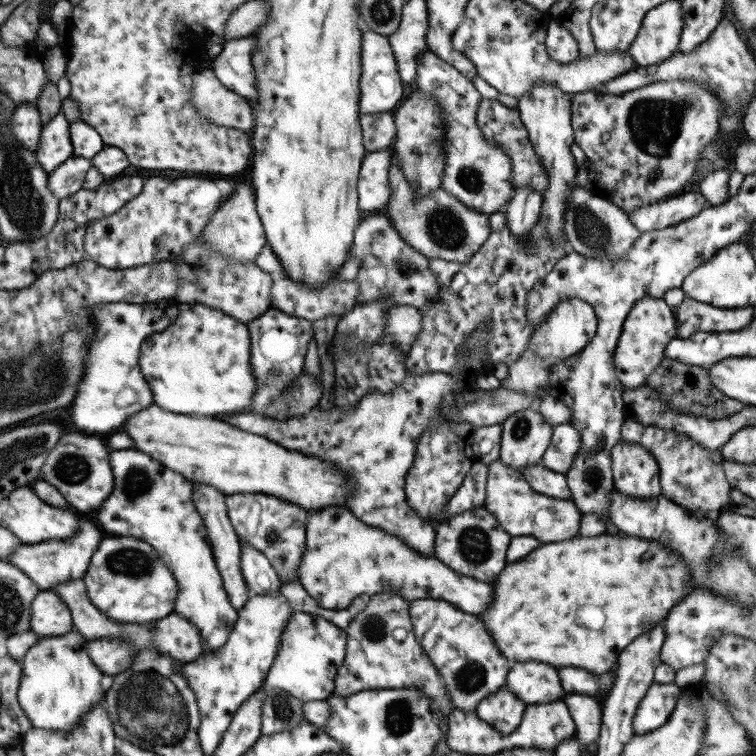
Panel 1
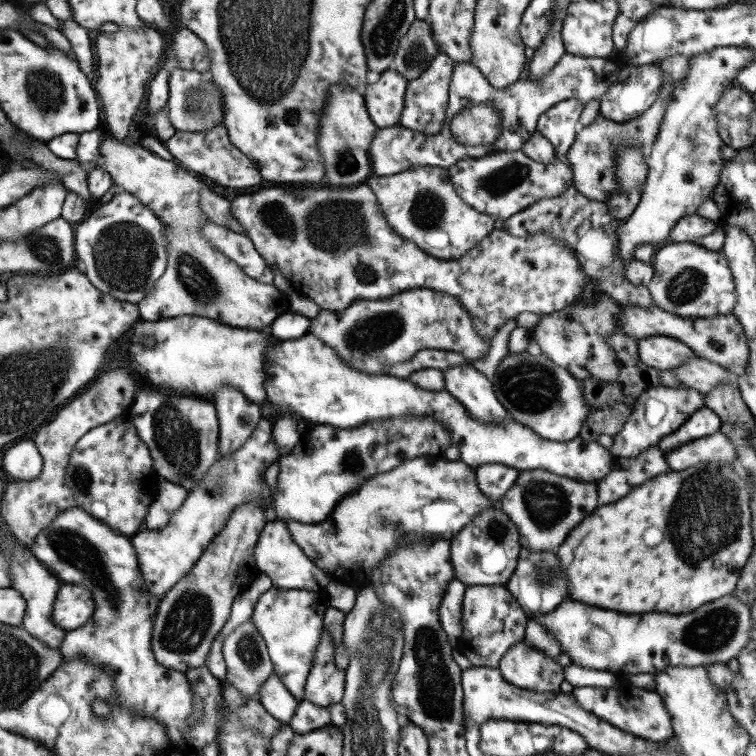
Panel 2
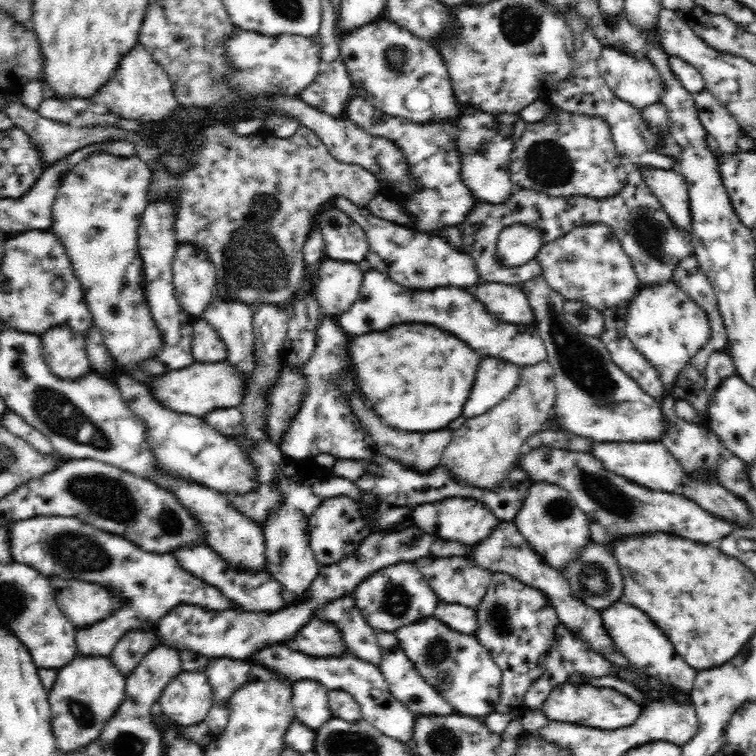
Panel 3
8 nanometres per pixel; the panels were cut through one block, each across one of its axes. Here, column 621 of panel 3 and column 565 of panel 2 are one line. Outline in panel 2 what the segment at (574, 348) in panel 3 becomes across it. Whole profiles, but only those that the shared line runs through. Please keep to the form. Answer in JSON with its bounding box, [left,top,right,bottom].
[490,351,587,442]

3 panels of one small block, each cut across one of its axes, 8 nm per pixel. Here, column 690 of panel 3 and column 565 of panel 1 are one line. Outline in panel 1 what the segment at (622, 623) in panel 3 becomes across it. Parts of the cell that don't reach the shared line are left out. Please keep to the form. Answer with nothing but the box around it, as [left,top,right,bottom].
[557,663,617,695]

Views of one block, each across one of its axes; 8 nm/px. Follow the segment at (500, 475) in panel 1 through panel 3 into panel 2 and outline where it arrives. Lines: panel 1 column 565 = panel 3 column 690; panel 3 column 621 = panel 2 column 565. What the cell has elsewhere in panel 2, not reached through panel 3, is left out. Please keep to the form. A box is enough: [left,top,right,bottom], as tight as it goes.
[499,469,597,551]

